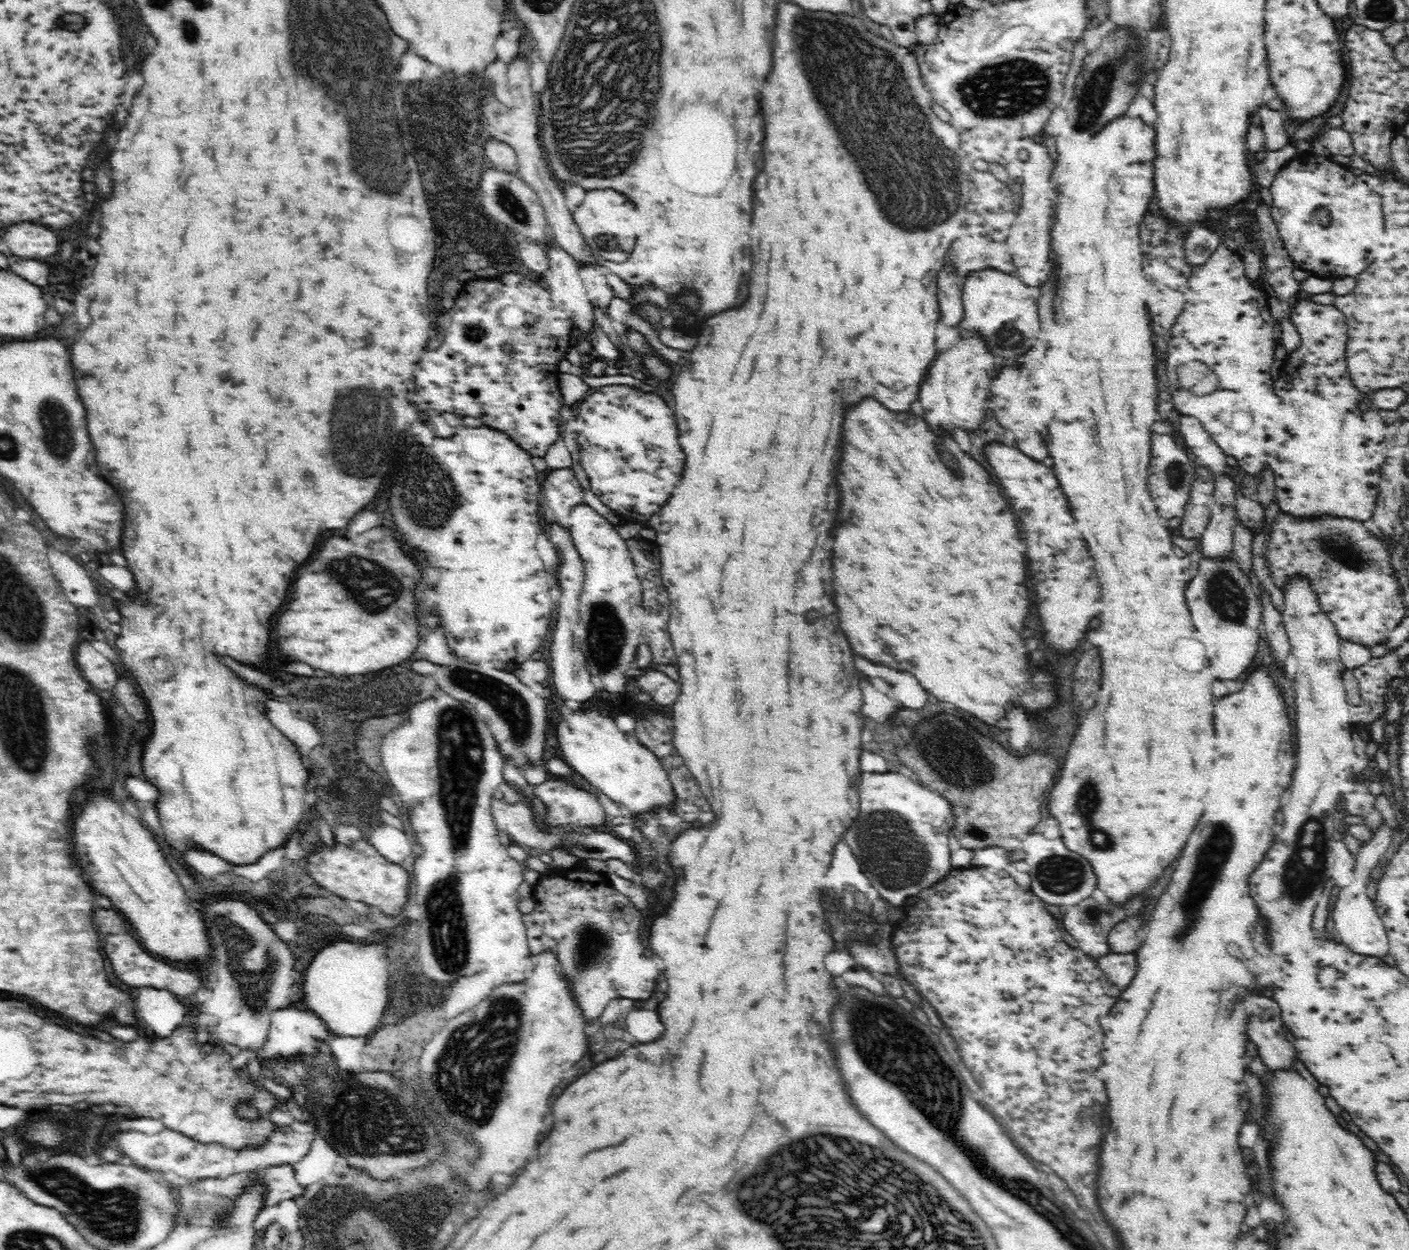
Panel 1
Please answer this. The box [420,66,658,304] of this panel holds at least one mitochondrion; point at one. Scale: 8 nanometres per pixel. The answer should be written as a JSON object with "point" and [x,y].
{"point":[587,146]}

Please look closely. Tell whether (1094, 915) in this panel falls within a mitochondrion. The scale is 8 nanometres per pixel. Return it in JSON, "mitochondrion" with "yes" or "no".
{"mitochondrion":"yes"}

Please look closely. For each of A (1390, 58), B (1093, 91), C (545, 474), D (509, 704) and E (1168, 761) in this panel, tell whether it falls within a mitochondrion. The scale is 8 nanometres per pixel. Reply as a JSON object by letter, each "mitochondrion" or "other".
{"A":"other","B":"mitochondrion","C":"other","D":"mitochondrion","E":"other"}

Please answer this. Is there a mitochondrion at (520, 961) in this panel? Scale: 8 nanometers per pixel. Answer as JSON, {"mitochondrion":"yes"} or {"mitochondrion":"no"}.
{"mitochondrion":"no"}

